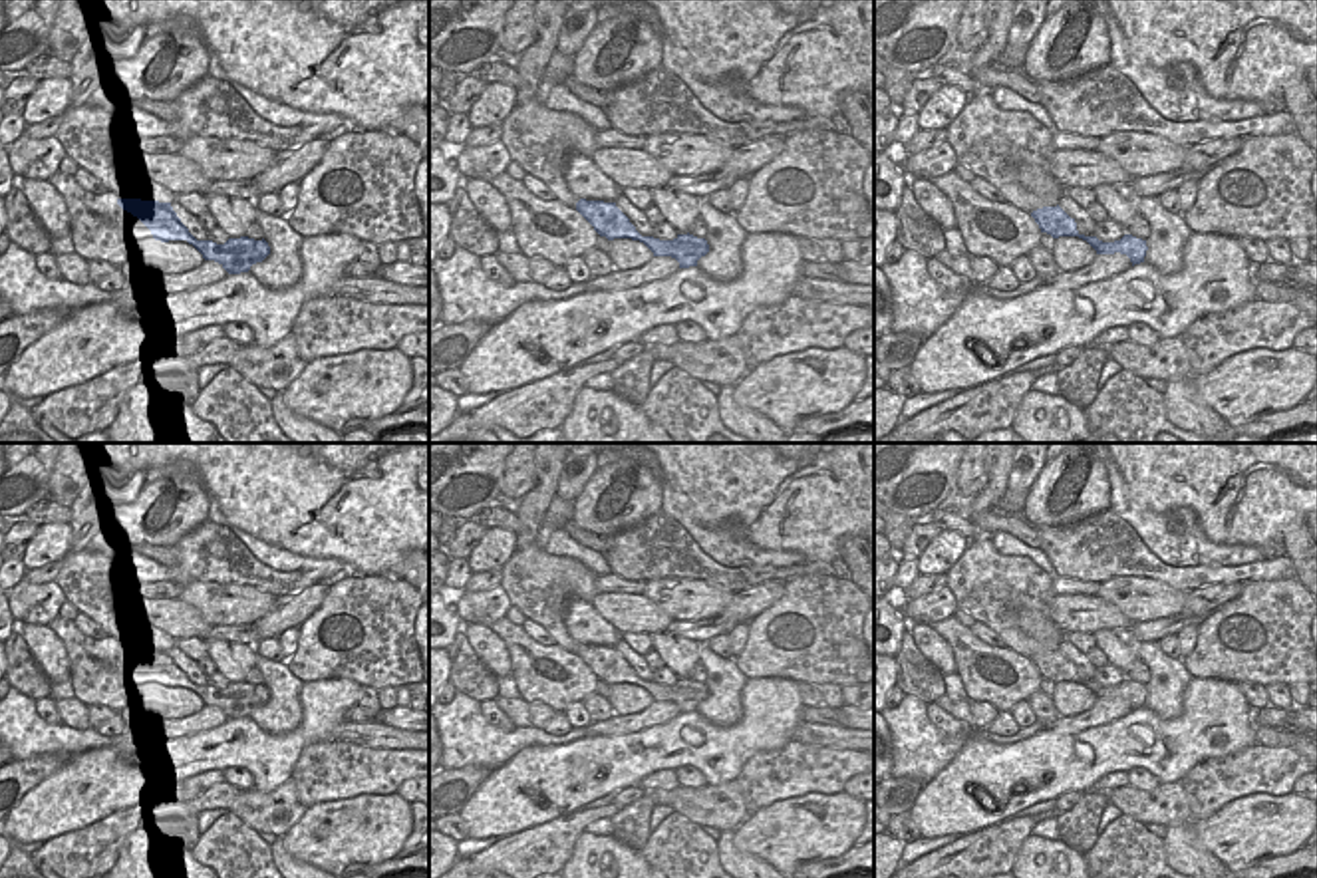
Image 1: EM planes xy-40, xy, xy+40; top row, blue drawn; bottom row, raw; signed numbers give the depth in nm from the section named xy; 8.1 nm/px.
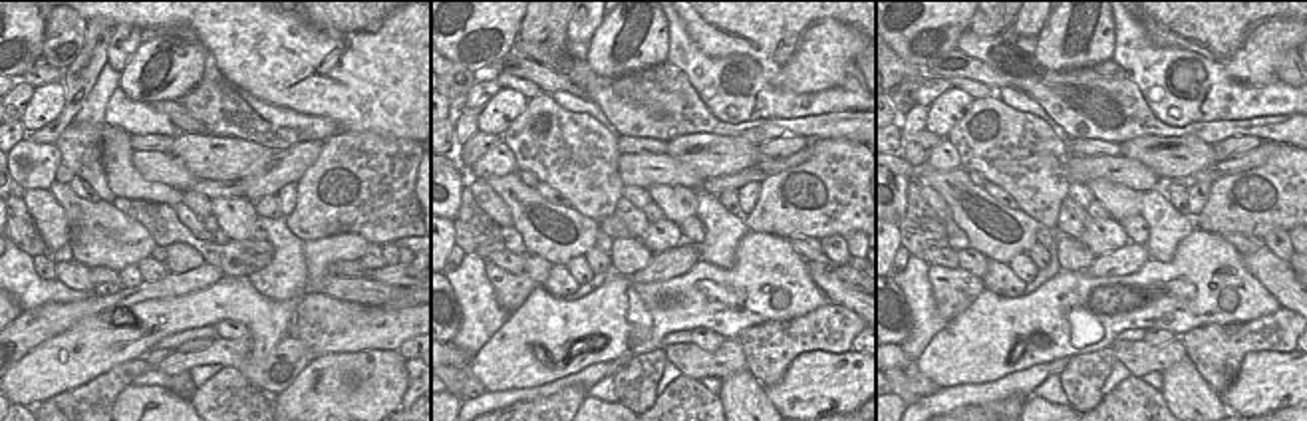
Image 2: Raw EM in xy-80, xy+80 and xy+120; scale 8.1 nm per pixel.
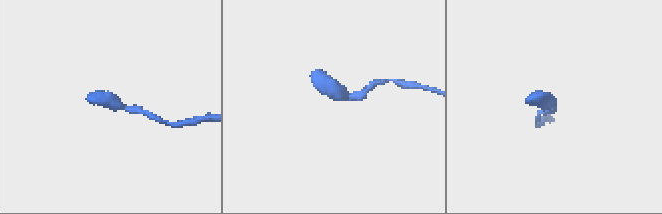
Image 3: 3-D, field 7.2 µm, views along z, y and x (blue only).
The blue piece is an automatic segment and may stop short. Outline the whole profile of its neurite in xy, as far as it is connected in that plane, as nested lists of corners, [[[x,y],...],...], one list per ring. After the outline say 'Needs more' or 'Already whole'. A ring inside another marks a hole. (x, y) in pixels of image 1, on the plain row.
[[[580,644],[576,648],[576,656],[594,671],[600,681],[606,681],[608,685],[640,685],[654,697],[654,701],[675,703],[679,713],[697,711],[697,705],[709,697],[707,685],[689,677],[677,679],[673,685],[642,681],[630,663],[616,652],[616,648]]]. Already whole

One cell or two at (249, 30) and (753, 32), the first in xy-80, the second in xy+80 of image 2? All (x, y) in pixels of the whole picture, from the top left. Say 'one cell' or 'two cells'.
one cell

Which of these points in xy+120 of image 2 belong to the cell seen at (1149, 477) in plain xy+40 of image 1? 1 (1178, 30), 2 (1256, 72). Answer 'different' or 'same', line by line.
1: same
2: same

